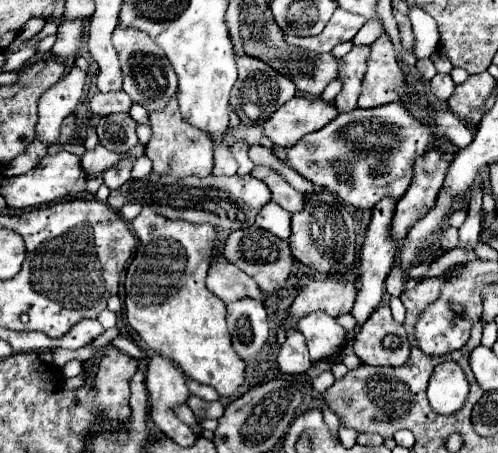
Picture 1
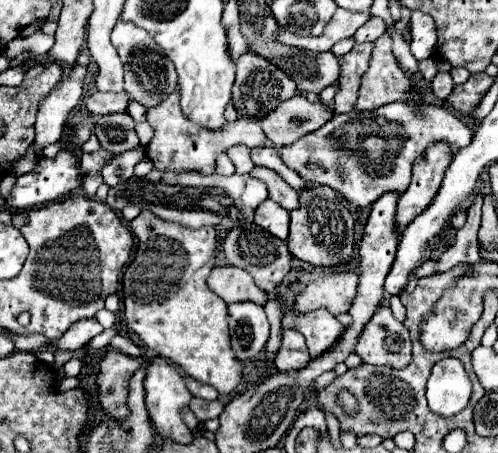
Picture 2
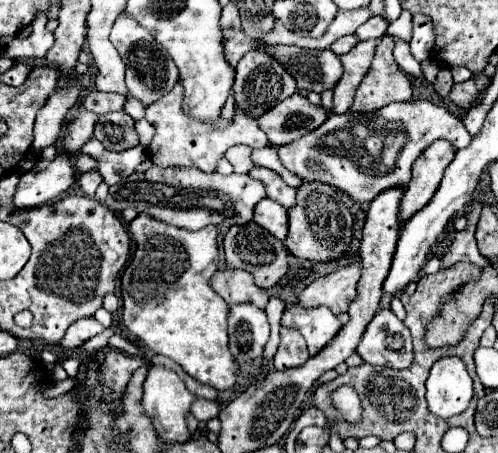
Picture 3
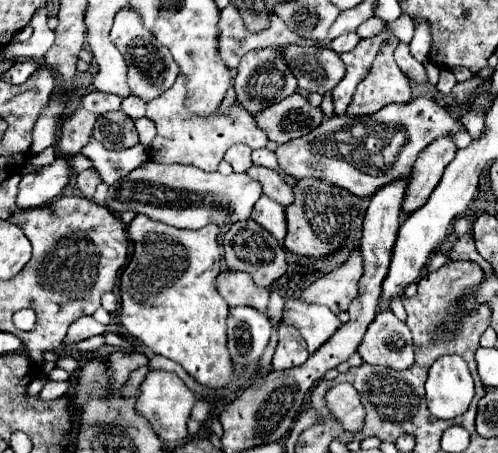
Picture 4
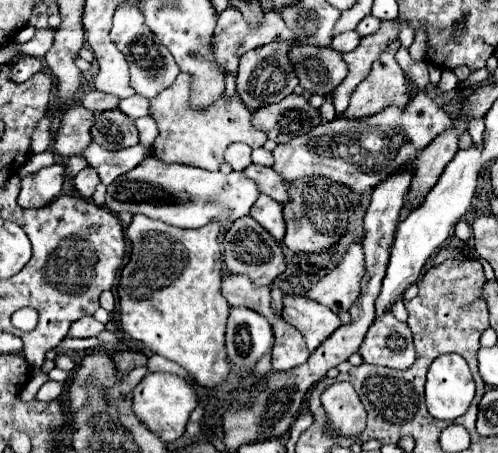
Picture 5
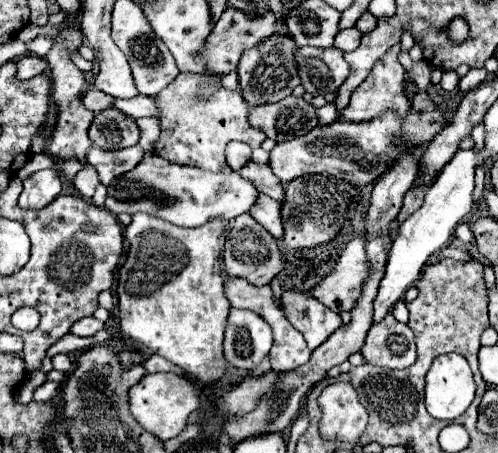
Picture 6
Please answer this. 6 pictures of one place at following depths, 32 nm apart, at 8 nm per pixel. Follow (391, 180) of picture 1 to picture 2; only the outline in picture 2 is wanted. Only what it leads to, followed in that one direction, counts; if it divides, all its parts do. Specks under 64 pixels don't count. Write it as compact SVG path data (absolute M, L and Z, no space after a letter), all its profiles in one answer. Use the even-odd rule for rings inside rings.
M394 102L370 112L360 112L360 110L352 110L348 114L334 114L322 128L318 128L316 132L300 138L296 144L284 146L282 148L282 162L298 172L306 182L312 184L328 184L330 188L334 188L336 192L340 192L346 200L350 200L356 206L370 206L378 196L386 194L386 192L404 192L410 184L410 170L414 160L434 142L445 140L456 149L464 148L470 144L472 140L472 132L468 130L468 126L464 122L460 122L454 114L450 114L446 108L438 108L432 104L418 104L418 106L410 106L406 102ZM404 136L404 144L400 146L400 150L396 150L392 162L388 158L388 152L392 150L390 144L398 138Z

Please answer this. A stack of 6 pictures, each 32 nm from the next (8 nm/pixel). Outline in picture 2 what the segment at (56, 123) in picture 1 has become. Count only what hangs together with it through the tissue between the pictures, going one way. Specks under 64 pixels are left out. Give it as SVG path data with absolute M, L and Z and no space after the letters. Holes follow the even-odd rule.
M76 64L70 76L64 80L64 92L50 92L42 102L36 118L36 140L34 144L44 148L62 138L62 128L72 108L78 106L82 98L82 80L86 76L86 68Z

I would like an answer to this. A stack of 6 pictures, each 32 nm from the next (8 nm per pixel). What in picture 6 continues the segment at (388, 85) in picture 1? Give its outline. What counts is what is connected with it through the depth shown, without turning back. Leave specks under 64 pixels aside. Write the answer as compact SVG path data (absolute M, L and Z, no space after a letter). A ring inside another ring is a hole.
M396 44L390 52L384 54L384 58L380 58L374 64L368 78L354 90L350 104L340 112L342 120L346 120L346 122L368 122L368 120L374 120L376 116L382 116L384 112L396 112L398 116L404 116L410 110L410 100L402 92L406 70L398 62L398 52L400 52L400 46Z

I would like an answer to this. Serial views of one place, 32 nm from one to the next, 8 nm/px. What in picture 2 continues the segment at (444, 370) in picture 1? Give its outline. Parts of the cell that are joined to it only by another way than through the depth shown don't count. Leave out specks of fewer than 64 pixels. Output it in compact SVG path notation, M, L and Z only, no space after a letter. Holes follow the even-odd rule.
M444 358L434 364L426 386L428 406L438 416L456 416L462 412L472 394L472 382L460 360Z

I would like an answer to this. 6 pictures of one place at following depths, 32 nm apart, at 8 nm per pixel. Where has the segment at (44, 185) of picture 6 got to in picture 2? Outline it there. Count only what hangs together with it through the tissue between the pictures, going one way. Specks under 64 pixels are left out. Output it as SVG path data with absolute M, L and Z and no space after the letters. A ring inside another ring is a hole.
M62 150L54 158L42 158L28 174L18 176L8 204L34 208L66 196L80 186L80 170L72 152Z

